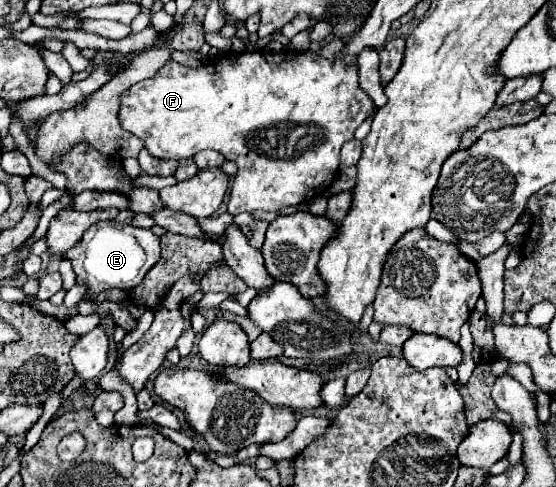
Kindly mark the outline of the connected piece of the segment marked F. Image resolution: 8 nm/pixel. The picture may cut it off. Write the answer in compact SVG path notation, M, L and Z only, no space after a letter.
M230 52L198 68L168 60L152 78L134 84L120 96L118 118L124 130L144 140L144 148L154 158L184 160L202 148L210 148L232 160L238 166L238 174L232 184L228 212L236 216L240 212L276 212L286 206L298 206L328 190L338 172L342 144L354 138L356 128L372 110L370 96L358 86L358 68L348 68L342 62L342 54L336 56L336 62L330 62L322 54L318 60L308 52Z

